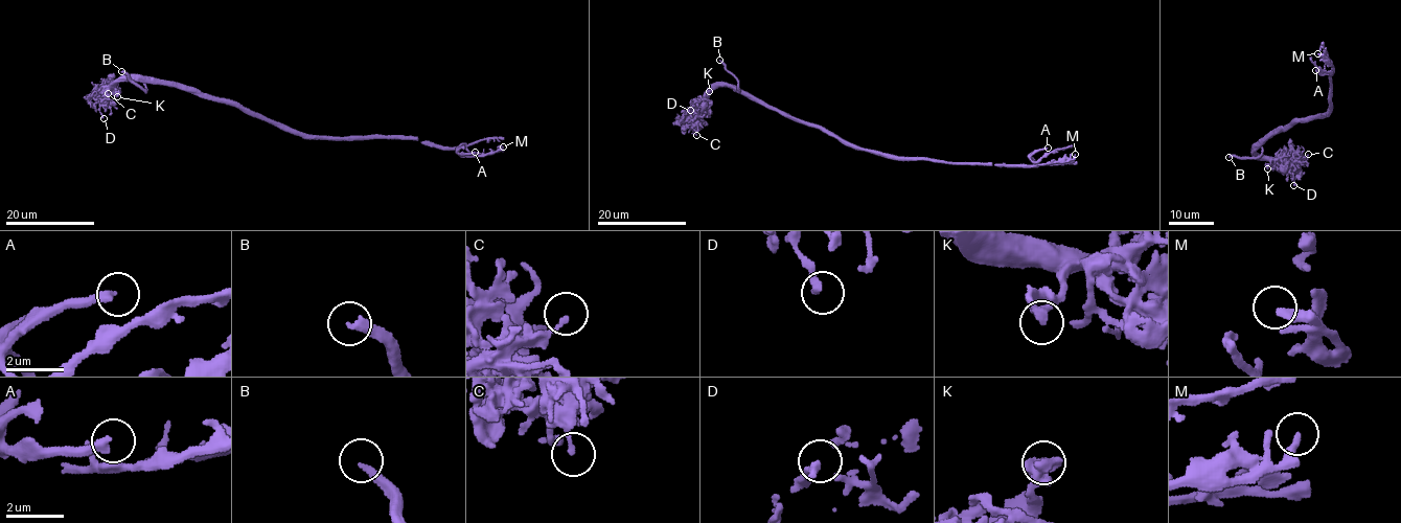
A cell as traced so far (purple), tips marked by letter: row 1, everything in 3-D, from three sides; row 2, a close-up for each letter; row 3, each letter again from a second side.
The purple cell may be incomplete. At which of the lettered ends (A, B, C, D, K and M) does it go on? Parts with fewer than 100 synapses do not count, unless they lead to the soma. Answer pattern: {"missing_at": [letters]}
{"missing_at": ["B"]}

